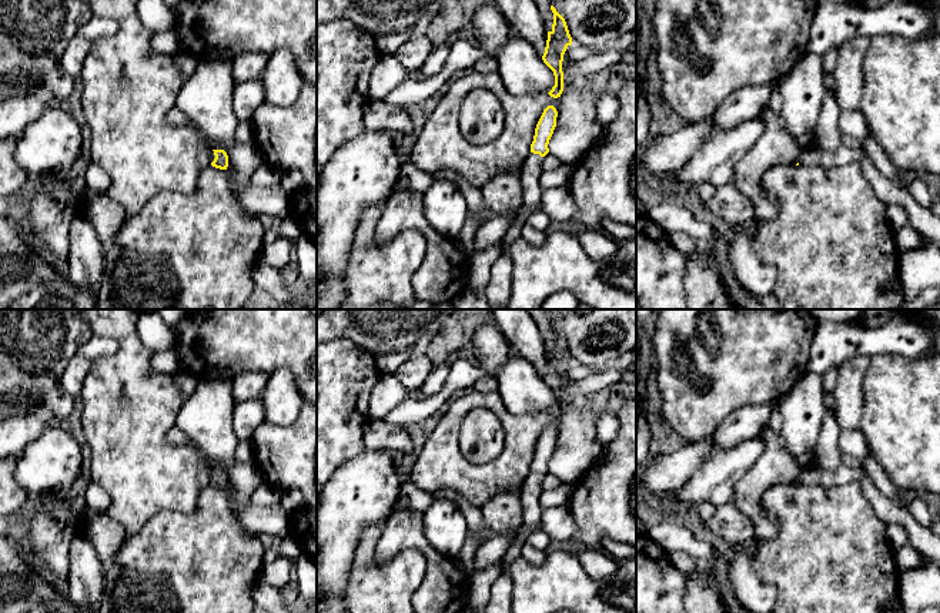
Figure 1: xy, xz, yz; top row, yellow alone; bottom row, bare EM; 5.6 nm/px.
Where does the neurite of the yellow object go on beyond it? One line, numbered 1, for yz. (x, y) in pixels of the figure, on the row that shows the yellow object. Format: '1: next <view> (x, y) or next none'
1: next none

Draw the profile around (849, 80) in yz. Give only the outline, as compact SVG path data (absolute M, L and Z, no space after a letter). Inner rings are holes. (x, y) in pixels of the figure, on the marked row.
M856 36L840 44L839 58L833 71L834 97L842 110L859 110L863 100L866 78L863 63L872 37Z

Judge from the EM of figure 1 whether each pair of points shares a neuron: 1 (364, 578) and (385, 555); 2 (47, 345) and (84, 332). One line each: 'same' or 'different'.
1: different
2: same

